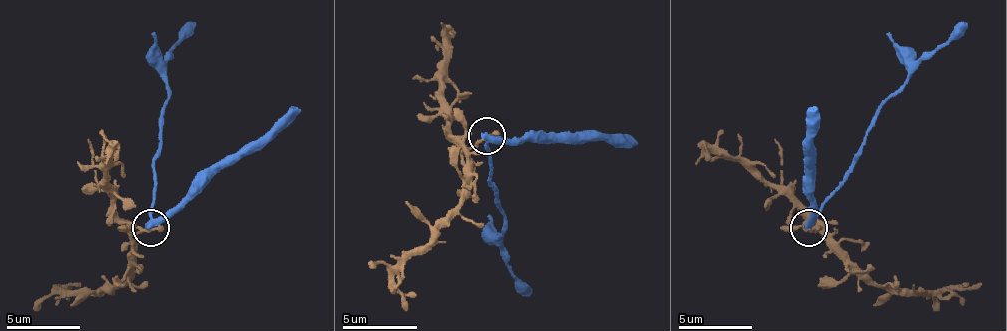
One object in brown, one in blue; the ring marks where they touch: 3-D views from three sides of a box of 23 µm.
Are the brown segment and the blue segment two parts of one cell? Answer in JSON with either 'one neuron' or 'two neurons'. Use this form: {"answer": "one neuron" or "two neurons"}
{"answer": "two neurons"}

